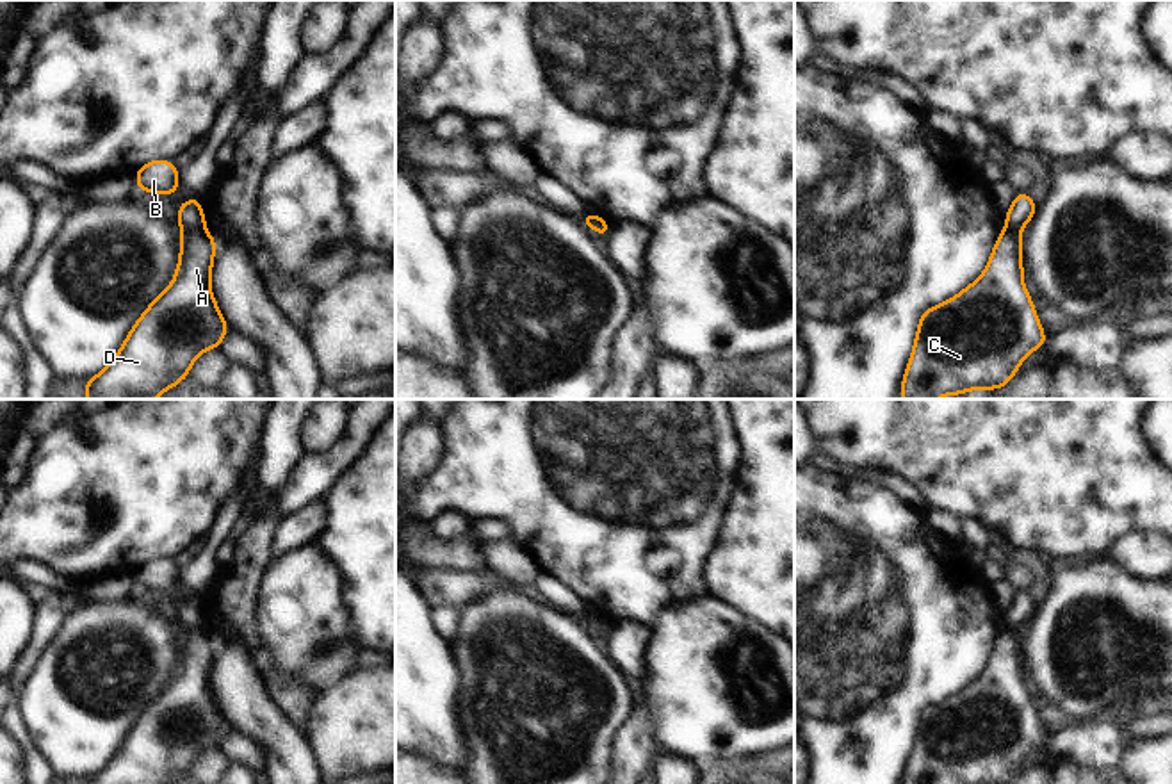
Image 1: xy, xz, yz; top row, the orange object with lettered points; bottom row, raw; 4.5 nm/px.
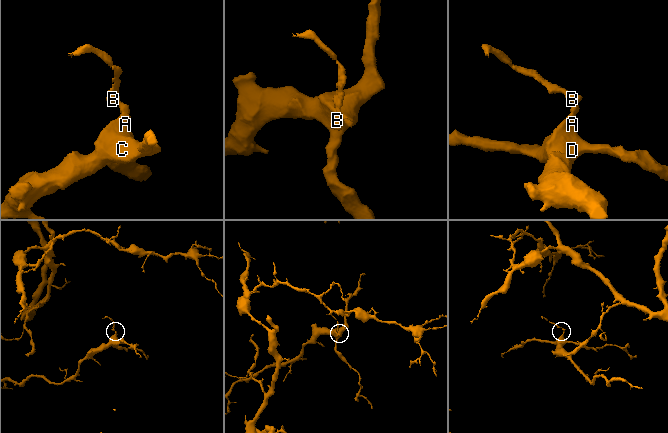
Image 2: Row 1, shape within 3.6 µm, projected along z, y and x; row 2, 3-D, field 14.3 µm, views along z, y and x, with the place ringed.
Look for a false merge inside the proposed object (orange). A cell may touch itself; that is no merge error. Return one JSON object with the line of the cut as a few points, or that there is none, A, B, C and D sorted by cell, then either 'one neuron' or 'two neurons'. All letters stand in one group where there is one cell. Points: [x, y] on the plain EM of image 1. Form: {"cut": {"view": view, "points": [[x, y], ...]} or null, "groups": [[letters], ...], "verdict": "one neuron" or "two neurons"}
{"cut": {"view": "xy", "points": [[184, 628], [203, 631]]}, "groups": [["A", "C", "D"], ["B"]], "verdict": "two neurons"}

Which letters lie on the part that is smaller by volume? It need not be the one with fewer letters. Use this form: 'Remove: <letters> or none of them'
Remove: B

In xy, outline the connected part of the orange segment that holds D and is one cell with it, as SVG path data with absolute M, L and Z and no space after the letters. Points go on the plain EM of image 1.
M183 629L173 682L144 709L107 766L85 784L178 784L199 752L219 747L228 725L210 690L214 649L216 638L208 631Z

